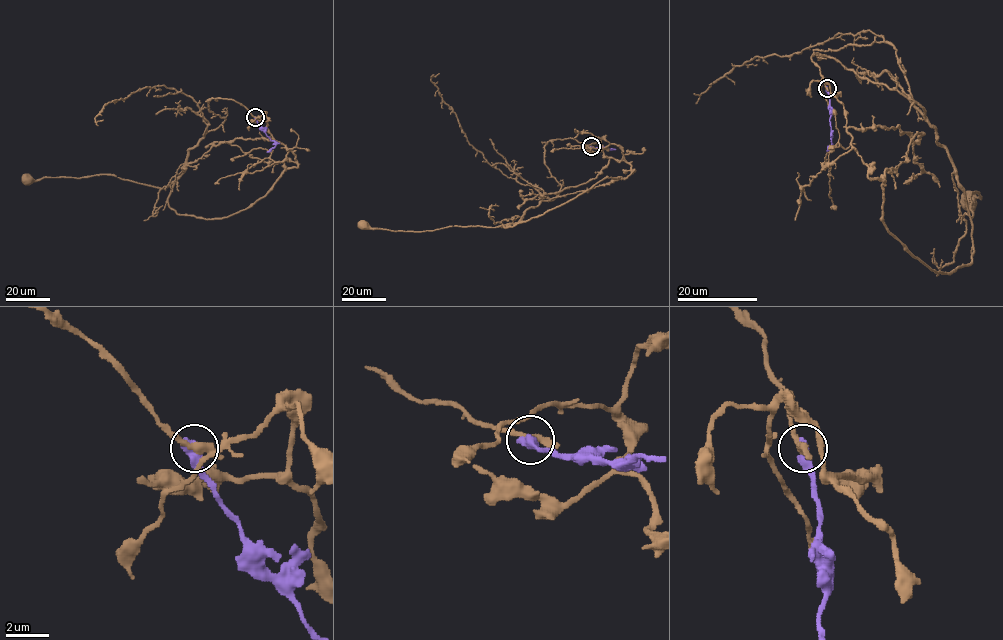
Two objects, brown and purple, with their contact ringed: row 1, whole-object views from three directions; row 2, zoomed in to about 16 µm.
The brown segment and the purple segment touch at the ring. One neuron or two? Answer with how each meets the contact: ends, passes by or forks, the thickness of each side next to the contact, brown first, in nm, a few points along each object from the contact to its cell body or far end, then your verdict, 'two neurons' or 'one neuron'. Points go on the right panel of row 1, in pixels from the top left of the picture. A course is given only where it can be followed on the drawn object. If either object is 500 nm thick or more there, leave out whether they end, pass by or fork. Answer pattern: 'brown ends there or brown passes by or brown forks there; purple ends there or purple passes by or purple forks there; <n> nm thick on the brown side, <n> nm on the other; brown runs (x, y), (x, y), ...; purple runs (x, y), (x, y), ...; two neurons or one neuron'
300 nm thick on the brown side, 600 nm on the other; brown runs (827, 88), (814, 54), (910, 97), (944, 148), (972, 216), (970, 195), (980, 198), (968, 199); purple runs (827, 88), (832, 137), (827, 151); two neurons

